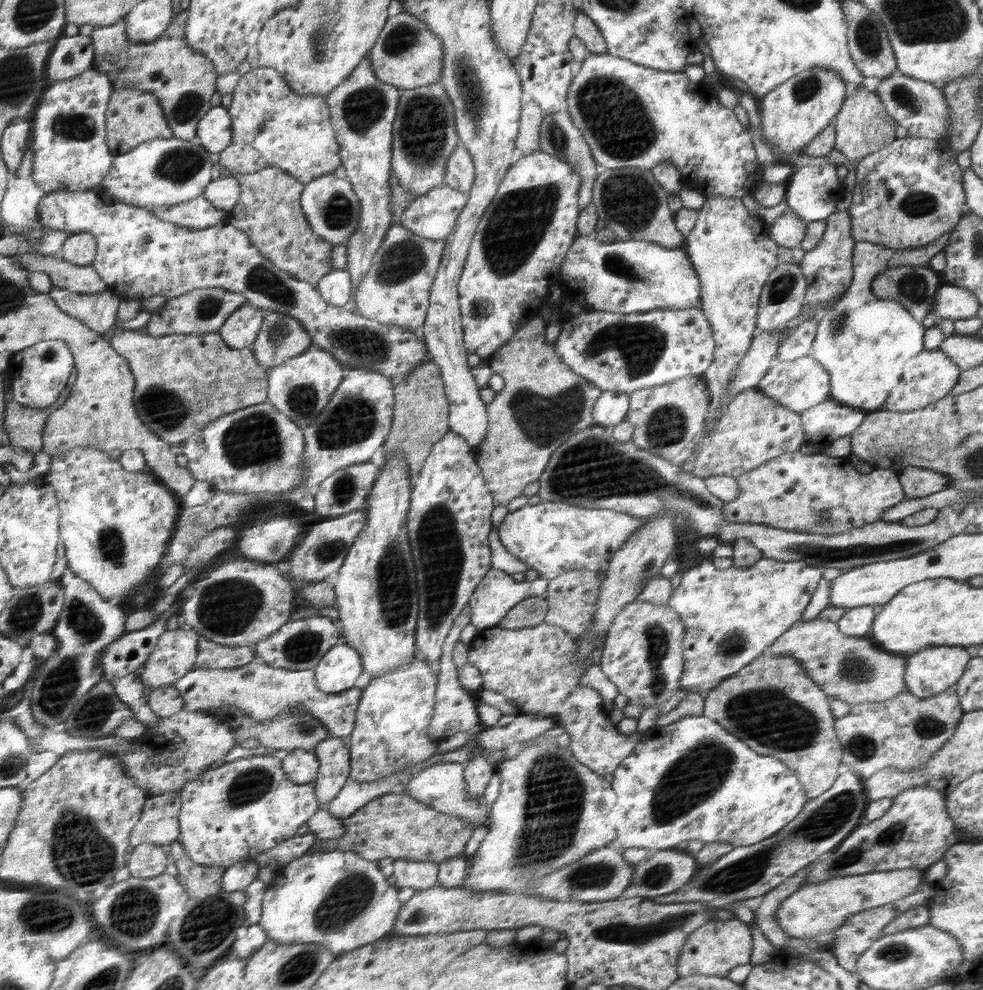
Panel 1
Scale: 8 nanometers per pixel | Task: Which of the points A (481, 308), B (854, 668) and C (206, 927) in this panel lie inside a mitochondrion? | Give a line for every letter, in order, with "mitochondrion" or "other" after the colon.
A: mitochondrion
B: mitochondrion
C: mitochondrion

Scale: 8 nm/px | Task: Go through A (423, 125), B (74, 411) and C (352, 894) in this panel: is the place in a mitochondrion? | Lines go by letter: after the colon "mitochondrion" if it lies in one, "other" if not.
A: mitochondrion
B: other
C: mitochondrion

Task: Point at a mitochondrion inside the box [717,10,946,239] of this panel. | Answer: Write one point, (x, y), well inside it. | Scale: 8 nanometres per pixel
(868, 38)

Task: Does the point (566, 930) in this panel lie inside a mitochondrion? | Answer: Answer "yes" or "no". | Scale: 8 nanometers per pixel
no

